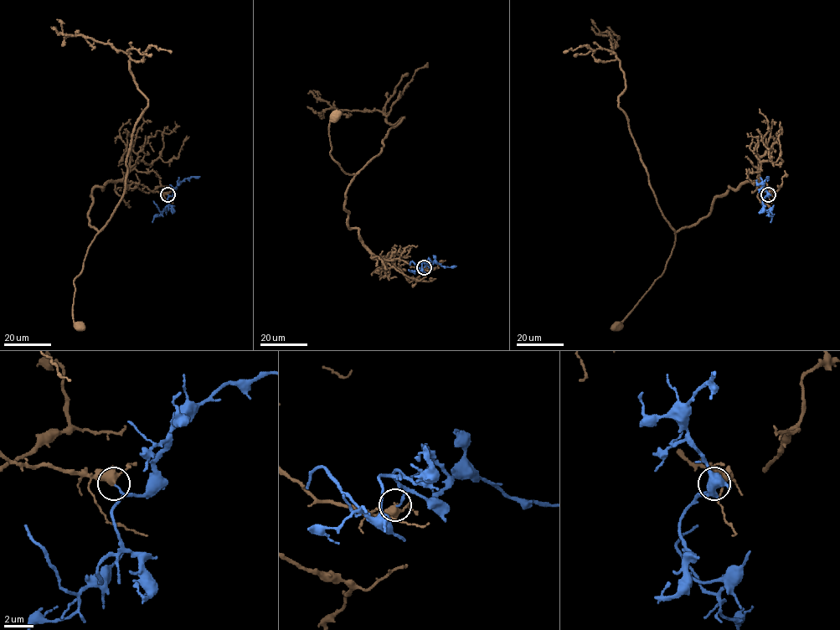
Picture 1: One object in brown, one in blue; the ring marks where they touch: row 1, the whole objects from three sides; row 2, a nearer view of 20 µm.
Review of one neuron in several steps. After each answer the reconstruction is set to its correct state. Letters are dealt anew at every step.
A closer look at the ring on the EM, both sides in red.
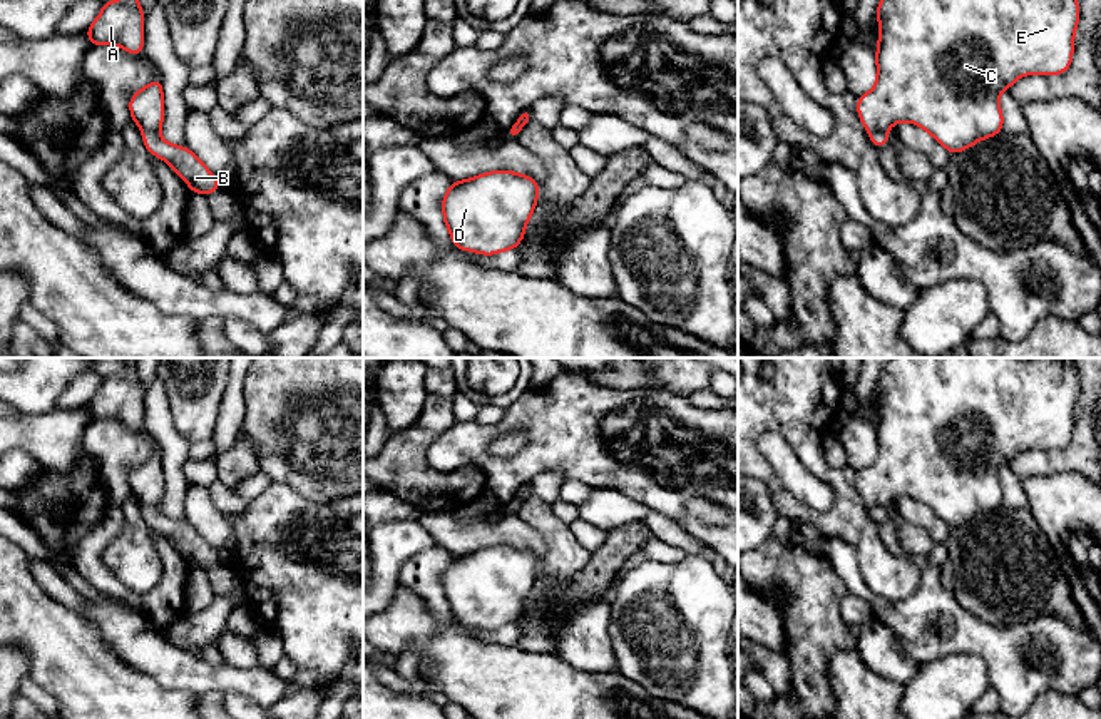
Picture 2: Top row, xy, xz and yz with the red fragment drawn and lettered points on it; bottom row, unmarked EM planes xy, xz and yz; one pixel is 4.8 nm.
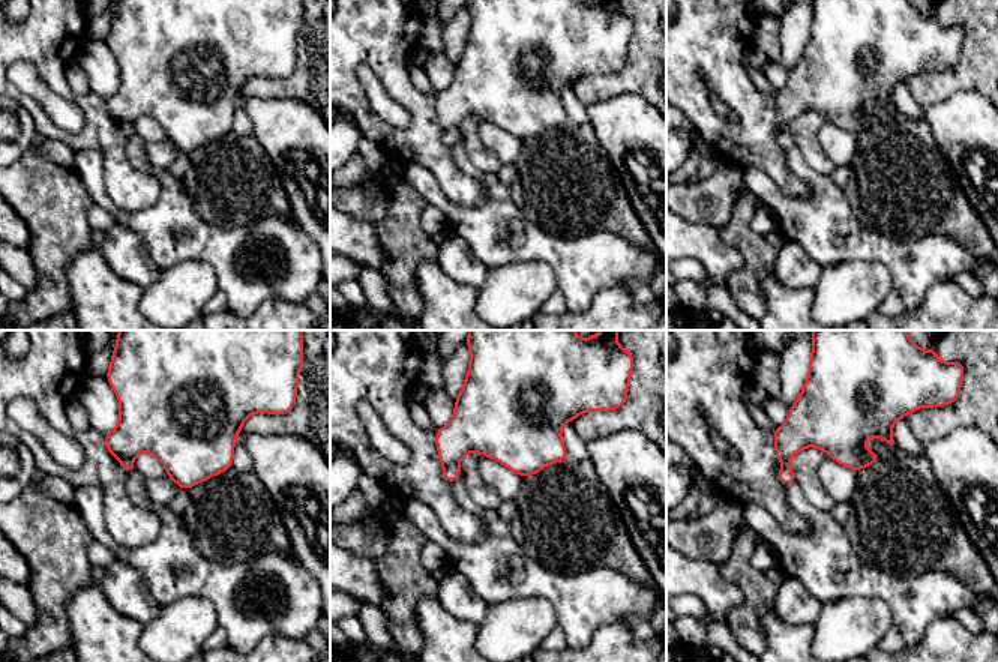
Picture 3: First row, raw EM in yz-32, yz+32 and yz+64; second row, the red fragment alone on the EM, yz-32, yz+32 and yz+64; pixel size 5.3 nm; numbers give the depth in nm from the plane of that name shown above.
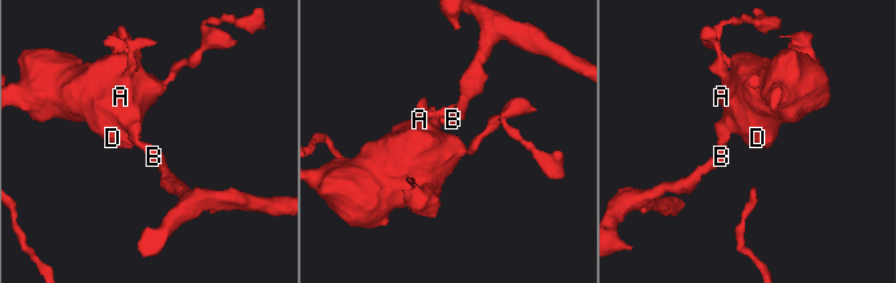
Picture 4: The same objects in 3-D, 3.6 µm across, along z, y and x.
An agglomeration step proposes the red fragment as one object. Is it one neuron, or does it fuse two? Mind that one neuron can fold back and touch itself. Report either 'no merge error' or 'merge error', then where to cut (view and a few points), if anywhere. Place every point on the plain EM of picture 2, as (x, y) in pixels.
merge error; cut in yz along (885, 504), (872, 509)

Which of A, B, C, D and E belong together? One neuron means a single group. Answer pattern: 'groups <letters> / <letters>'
groups A C D E / B

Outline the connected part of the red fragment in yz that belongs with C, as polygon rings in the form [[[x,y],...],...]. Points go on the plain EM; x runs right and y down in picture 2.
[[[888,358],[873,388],[880,395],[875,461],[857,472],[870,508],[902,495],[925,503],[950,530],[1004,503],[999,468],[1024,450],[1061,450],[1073,436],[1079,396],[1076,358]]]

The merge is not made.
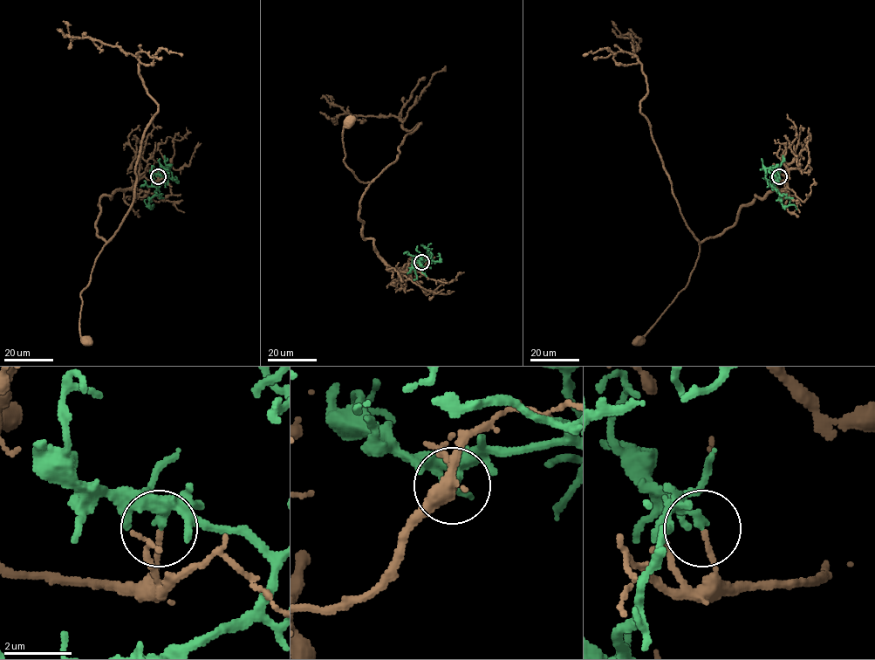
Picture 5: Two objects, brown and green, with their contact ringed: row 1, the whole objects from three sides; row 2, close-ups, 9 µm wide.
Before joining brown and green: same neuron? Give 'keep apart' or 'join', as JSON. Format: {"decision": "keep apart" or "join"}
{"decision": "keep apart"}

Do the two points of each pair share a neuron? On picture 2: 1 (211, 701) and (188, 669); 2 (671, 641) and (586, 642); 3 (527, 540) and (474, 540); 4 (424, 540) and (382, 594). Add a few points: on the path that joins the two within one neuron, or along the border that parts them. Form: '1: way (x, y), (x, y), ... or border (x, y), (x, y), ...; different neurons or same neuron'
1: border (221, 693), (204, 693), (199, 696); different neurons
2: border (608, 604), (609, 639), (618, 669); different neurons
3: way (514, 535), (487, 535); same neuron
4: way (409, 545), (385, 569), (384, 579); same neuron

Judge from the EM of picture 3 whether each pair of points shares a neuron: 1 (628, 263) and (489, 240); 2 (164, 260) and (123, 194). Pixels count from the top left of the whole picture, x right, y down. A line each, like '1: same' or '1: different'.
1: same
2: different

